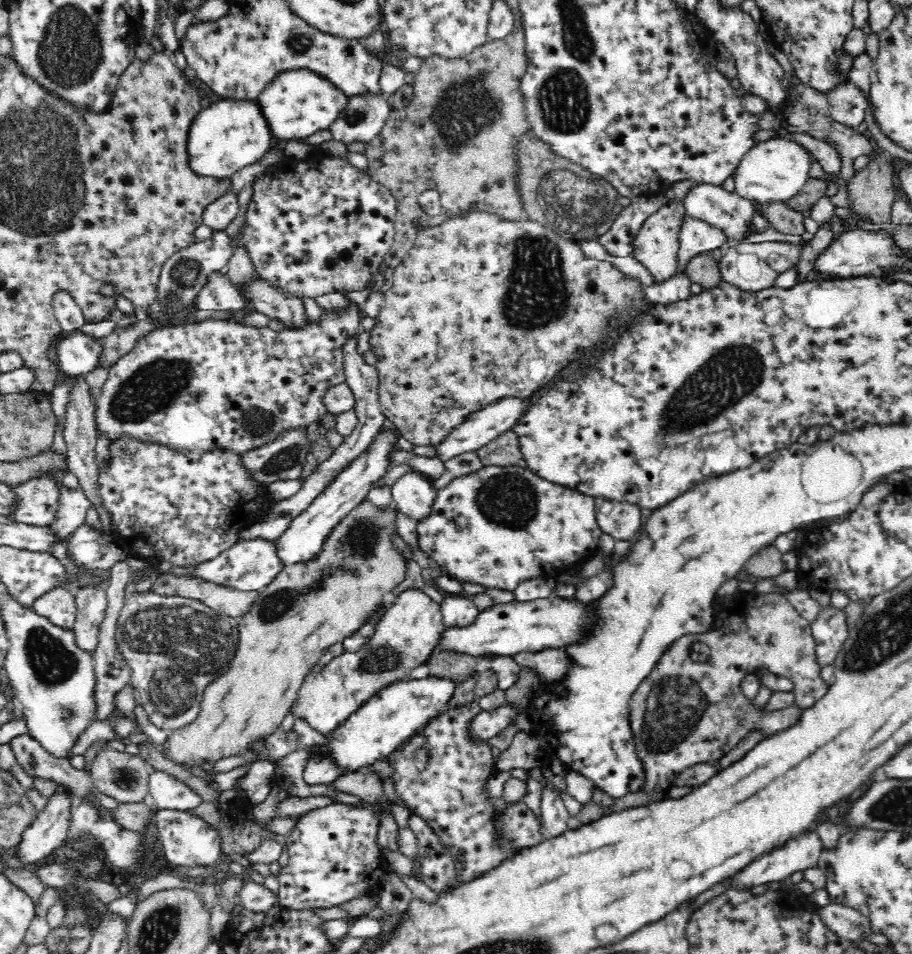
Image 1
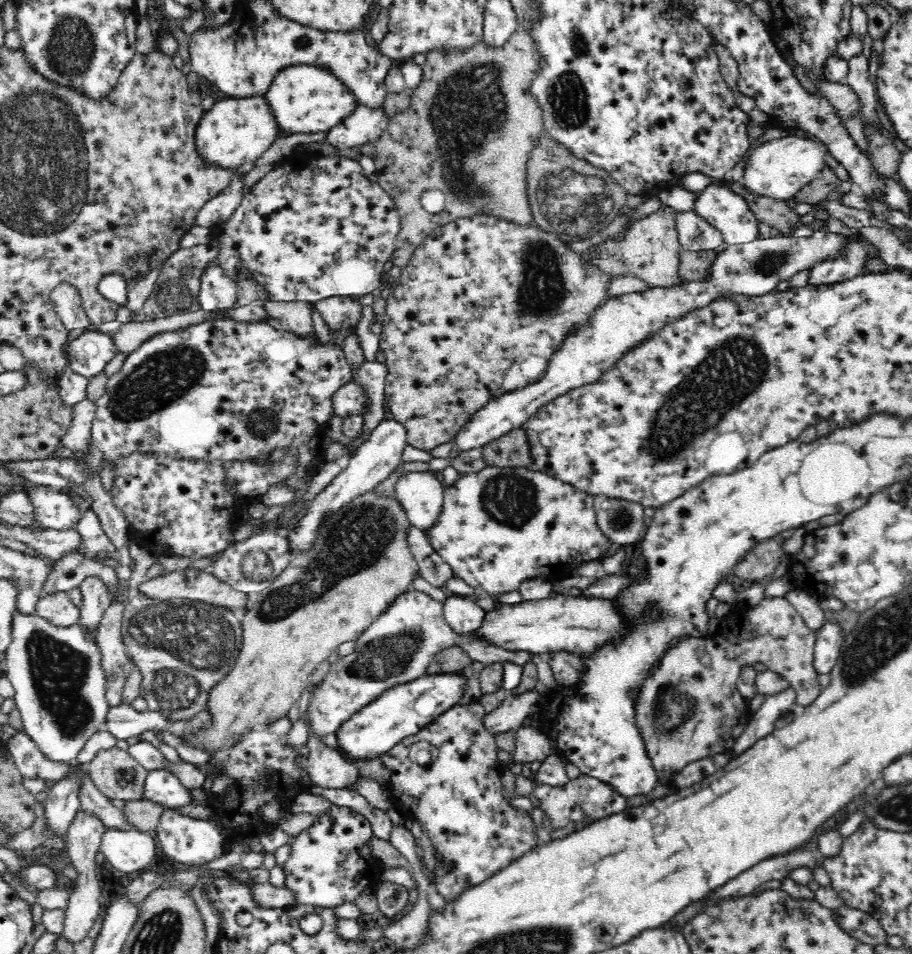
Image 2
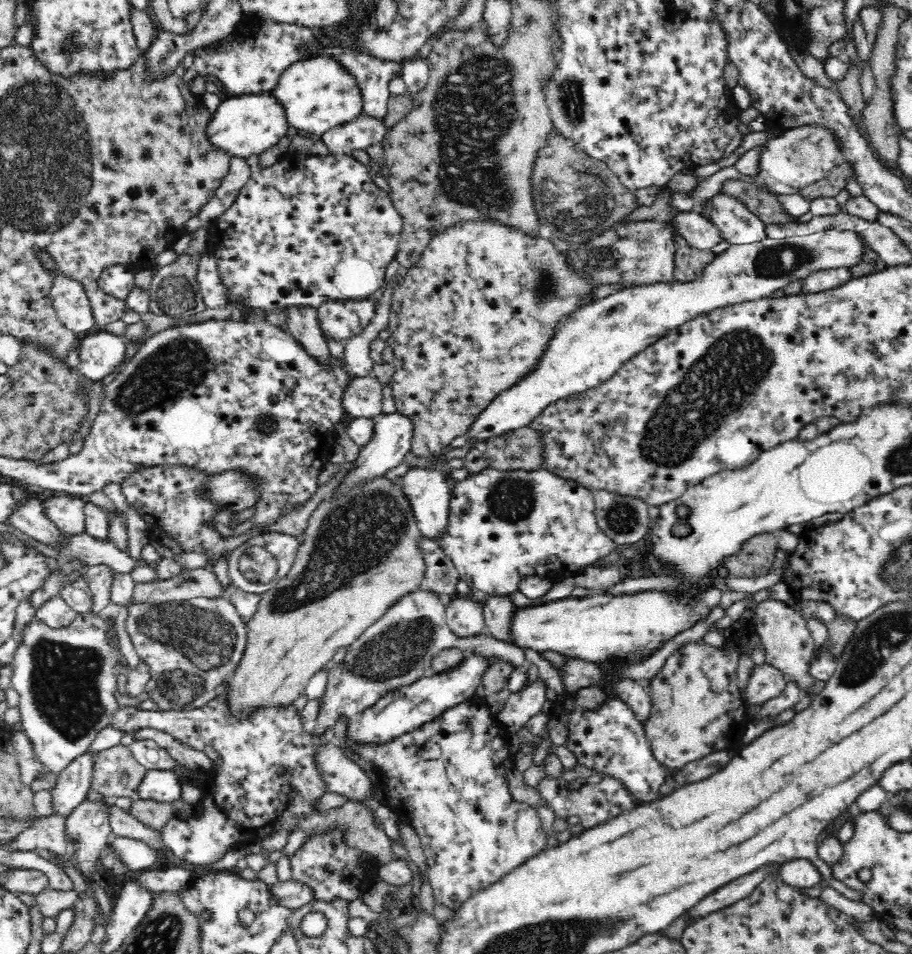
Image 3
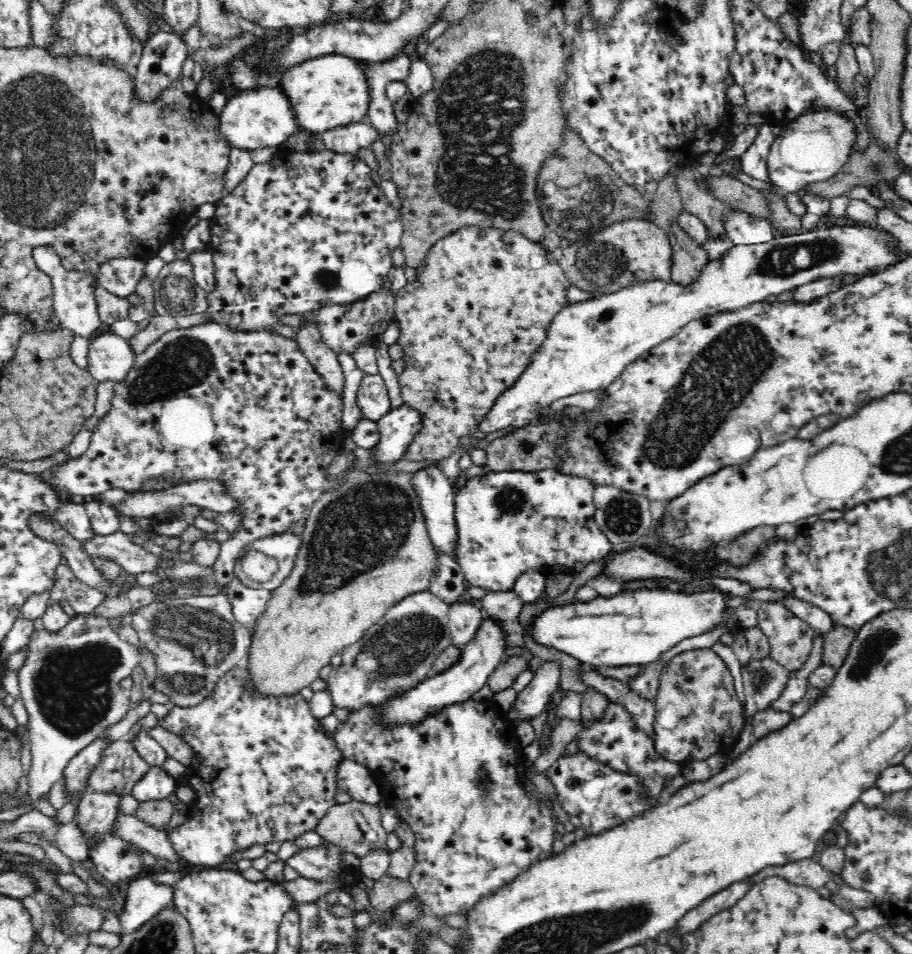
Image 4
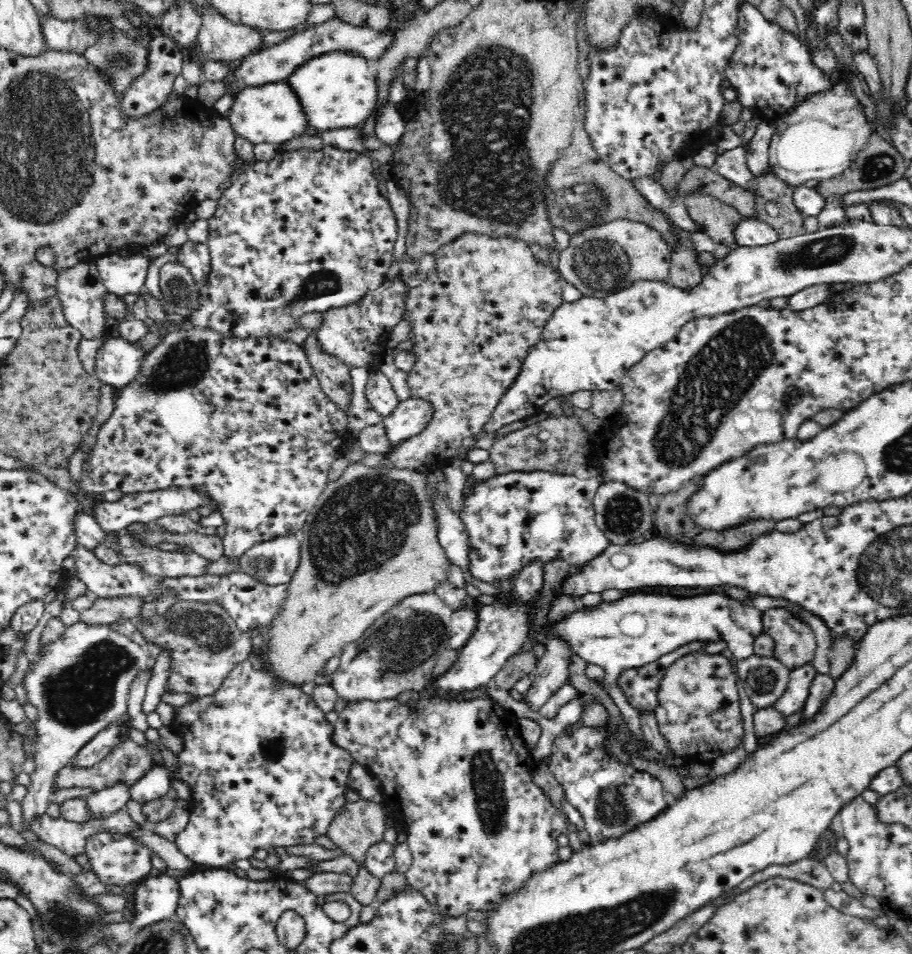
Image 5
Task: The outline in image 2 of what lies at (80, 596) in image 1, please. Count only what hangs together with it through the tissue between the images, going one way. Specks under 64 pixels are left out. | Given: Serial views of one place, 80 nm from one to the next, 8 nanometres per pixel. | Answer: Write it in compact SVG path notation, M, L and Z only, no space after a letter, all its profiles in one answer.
M88 576L80 585L84 594L84 604L80 608L79 622L84 627L96 627L103 612L111 605L111 592L108 585L98 576Z

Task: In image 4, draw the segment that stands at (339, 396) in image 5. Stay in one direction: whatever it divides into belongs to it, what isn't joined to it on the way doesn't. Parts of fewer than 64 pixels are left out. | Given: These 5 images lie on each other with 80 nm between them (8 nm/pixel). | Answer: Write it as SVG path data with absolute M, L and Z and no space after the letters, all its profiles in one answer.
M315 313L302 314L303 324L297 330L295 338L298 347L320 375L326 390L342 396L344 394L344 370L336 353L330 350L321 340L321 334L315 322Z

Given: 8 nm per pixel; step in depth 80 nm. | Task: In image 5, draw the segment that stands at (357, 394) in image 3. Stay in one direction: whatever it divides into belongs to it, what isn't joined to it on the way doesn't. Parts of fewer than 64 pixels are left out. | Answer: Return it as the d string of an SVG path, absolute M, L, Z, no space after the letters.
M374 369L369 373L364 396L370 406L383 417L392 414L399 403L398 394L394 386L390 384L388 376Z

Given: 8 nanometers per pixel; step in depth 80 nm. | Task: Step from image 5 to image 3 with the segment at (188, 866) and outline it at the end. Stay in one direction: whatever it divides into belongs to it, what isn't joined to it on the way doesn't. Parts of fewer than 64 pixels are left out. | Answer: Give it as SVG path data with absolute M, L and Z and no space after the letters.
M90 790L86 797L90 799L102 799L110 807L110 826L113 838L133 838L153 848L159 856L166 853L166 842L162 839L162 831L154 829L140 822L132 813L119 808L113 803L108 803L108 798L101 796L94 790Z

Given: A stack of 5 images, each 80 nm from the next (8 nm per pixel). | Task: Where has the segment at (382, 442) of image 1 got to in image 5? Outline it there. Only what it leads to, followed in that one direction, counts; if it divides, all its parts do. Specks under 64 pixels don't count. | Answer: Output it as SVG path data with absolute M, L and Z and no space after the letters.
M412 395L407 400L400 401L394 412L385 416L380 424L390 439L390 447L393 448L400 441L420 434L432 418L434 403L430 399Z

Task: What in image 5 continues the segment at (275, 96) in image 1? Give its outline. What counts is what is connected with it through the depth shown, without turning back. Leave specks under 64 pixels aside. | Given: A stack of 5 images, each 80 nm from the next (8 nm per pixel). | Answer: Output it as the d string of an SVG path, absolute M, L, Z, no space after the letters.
M332 50L320 54L296 69L287 80L300 96L304 110L308 110L310 126L321 131L357 128L377 105L376 74L368 68L368 59L357 52Z

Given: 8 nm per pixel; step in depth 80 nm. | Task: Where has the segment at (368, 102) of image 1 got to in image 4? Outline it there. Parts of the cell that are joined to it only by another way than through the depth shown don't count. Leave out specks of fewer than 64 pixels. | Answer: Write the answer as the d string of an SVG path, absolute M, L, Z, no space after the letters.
M367 121L356 122L321 132L322 140L328 150L354 154L362 148L370 148L380 138Z

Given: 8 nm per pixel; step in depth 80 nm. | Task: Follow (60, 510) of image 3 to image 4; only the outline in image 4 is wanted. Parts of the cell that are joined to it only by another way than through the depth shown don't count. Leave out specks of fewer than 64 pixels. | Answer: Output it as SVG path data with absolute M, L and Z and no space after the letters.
M66 502L65 508L57 518L68 534L80 543L86 543L97 536L97 533L92 529L89 515L83 504Z

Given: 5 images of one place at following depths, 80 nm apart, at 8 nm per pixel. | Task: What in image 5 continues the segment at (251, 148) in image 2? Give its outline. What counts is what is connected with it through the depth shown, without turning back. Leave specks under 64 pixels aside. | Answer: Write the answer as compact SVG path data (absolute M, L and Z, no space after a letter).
M288 80L255 88L240 87L227 118L235 135L242 135L254 144L270 142L282 145L310 130L308 114L304 112L300 96Z

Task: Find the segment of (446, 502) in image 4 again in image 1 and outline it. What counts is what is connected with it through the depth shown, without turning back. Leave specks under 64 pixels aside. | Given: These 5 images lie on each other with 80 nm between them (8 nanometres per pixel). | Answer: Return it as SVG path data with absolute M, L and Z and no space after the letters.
M416 470L398 478L391 486L391 494L399 513L416 524L425 522L433 512L439 492L432 481L430 476L422 476Z

